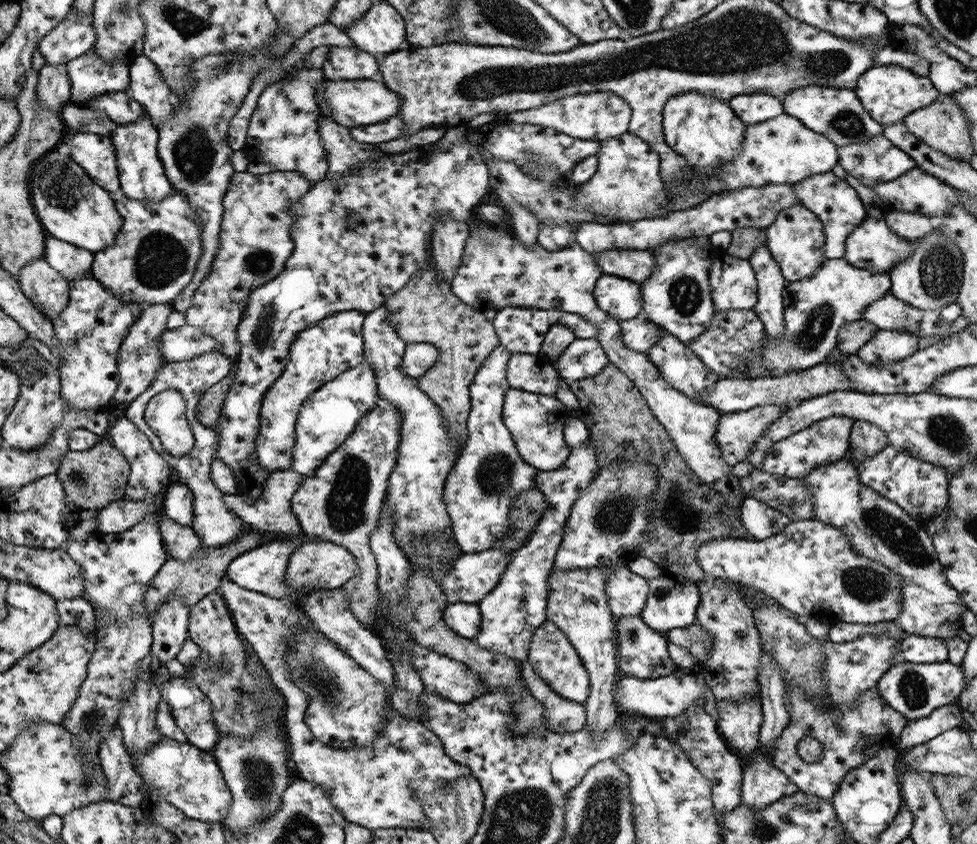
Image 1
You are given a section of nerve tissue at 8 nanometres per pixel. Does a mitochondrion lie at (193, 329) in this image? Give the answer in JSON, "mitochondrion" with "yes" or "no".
{"mitochondrion":"no"}

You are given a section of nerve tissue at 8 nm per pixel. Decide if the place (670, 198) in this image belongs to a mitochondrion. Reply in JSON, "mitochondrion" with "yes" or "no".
{"mitochondrion":"no"}

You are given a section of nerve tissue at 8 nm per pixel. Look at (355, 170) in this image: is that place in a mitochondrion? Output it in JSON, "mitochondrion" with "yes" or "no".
{"mitochondrion":"no"}

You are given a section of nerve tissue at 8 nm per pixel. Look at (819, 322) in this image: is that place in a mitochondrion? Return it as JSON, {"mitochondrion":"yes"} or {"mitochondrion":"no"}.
{"mitochondrion":"yes"}

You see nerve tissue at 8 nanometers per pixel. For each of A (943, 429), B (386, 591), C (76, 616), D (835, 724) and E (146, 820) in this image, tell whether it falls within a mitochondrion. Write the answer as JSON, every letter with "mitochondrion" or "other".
{"A":"mitochondrion","B":"other","C":"mitochondrion","D":"mitochondrion","E":"other"}

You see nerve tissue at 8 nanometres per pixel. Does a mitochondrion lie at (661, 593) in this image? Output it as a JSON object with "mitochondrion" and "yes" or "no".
{"mitochondrion":"no"}

